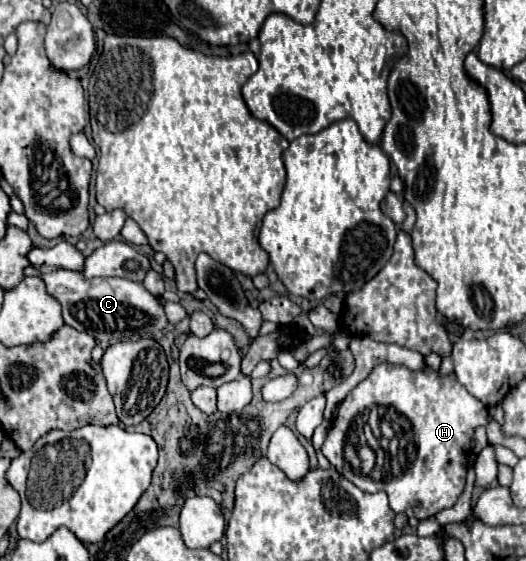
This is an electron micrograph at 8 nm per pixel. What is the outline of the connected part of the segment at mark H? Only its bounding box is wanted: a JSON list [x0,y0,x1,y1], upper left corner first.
[322,364,488,520]

